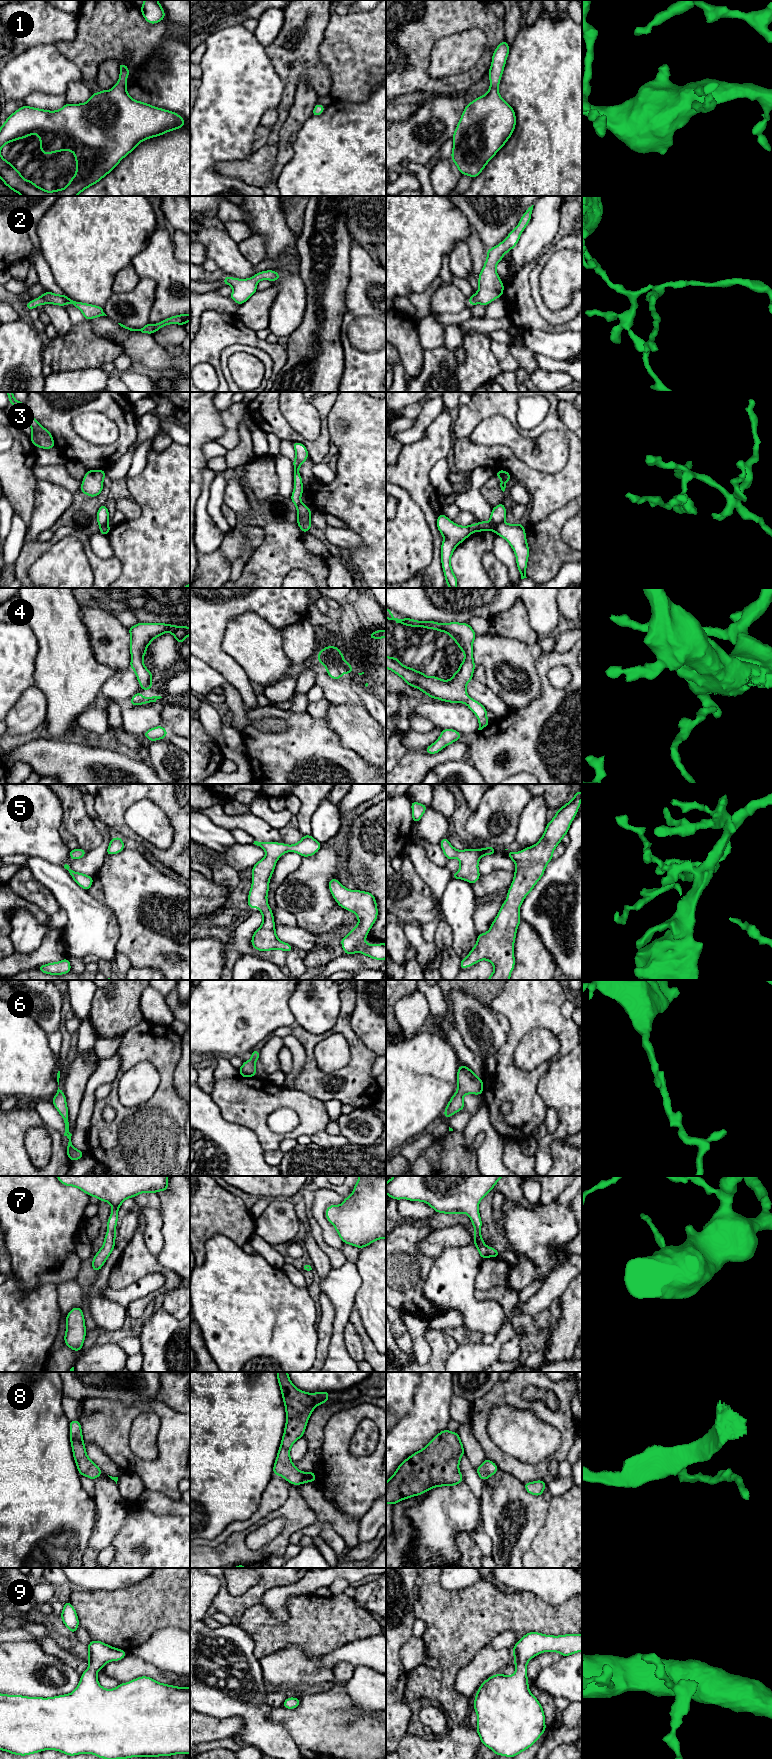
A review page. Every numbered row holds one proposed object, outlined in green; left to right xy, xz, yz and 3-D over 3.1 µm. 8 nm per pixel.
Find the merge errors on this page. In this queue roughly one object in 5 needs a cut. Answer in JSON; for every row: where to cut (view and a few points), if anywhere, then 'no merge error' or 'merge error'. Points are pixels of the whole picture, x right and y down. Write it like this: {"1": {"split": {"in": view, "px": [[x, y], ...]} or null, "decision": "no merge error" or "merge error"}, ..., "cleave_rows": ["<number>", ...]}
{"1": {"split": null, "decision": "no merge error"}, "2": {"split": null, "decision": "no merge error"}, "3": {"split": {"in": "yz", "px": [[503, 521], [494, 530]]}, "decision": "merge error"}, "4": {"split": null, "decision": "no merge error"}, "5": {"split": null, "decision": "no merge error"}, "6": {"split": null, "decision": "no merge error"}, "7": {"split": null, "decision": "no merge error"}, "8": {"split": null, "decision": "no merge error"}, "9": {"split": null, "decision": "no merge error"}, "cleave_rows": ["3"]}

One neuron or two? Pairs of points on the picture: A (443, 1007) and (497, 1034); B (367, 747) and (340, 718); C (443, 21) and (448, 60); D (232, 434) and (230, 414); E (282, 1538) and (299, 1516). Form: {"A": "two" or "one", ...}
{"A": "two", "B": "one", "C": "two", "D": "one", "E": "one"}

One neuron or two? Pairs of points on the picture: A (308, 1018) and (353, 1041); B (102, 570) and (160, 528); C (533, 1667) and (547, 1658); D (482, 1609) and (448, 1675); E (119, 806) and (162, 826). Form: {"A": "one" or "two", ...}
{"A": "two", "B": "two", "C": "one", "D": "one", "E": "two"}

